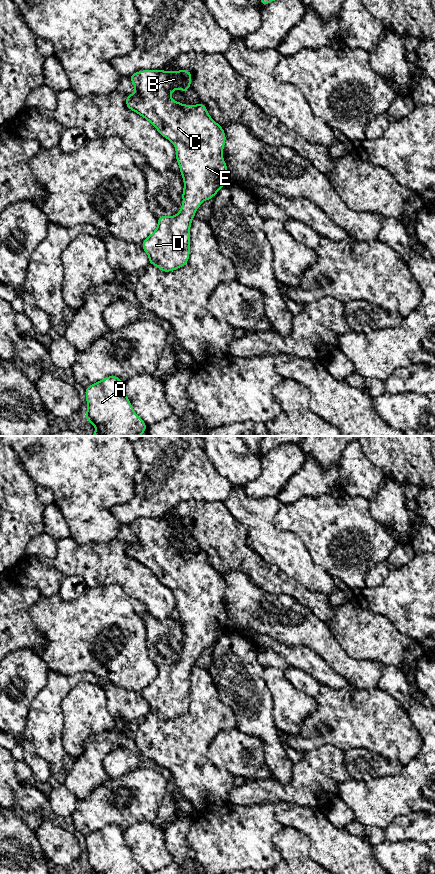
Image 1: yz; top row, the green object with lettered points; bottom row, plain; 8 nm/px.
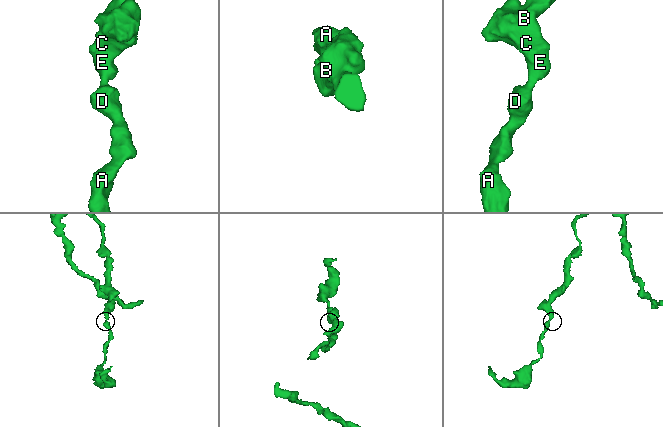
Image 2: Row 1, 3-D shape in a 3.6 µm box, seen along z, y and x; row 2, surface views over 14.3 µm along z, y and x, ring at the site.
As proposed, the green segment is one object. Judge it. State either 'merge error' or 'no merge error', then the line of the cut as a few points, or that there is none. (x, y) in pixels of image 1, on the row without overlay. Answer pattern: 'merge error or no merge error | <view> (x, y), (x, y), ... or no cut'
no merge error | no cut

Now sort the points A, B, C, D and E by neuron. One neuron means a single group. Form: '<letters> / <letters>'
A B C D E

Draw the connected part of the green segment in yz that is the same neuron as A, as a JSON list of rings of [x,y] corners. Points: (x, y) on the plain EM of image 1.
[[[108,824],[85,836],[87,861],[84,864],[93,874],[146,874],[136,863],[124,840],[124,832],[117,824]]]

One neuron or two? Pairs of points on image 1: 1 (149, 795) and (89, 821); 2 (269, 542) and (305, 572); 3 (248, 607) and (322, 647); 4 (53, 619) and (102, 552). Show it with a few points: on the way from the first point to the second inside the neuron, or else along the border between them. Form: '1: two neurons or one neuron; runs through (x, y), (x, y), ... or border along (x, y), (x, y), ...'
1: one neuron; runs through (135, 810), (130, 815), (104, 816)
2: one neuron; runs through (278, 547), (284, 549), (297, 563)
3: one neuron; runs through (266, 615), (280, 626), (302, 627), (304, 629)
4: two neurons; border along (112, 584), (89, 588)

